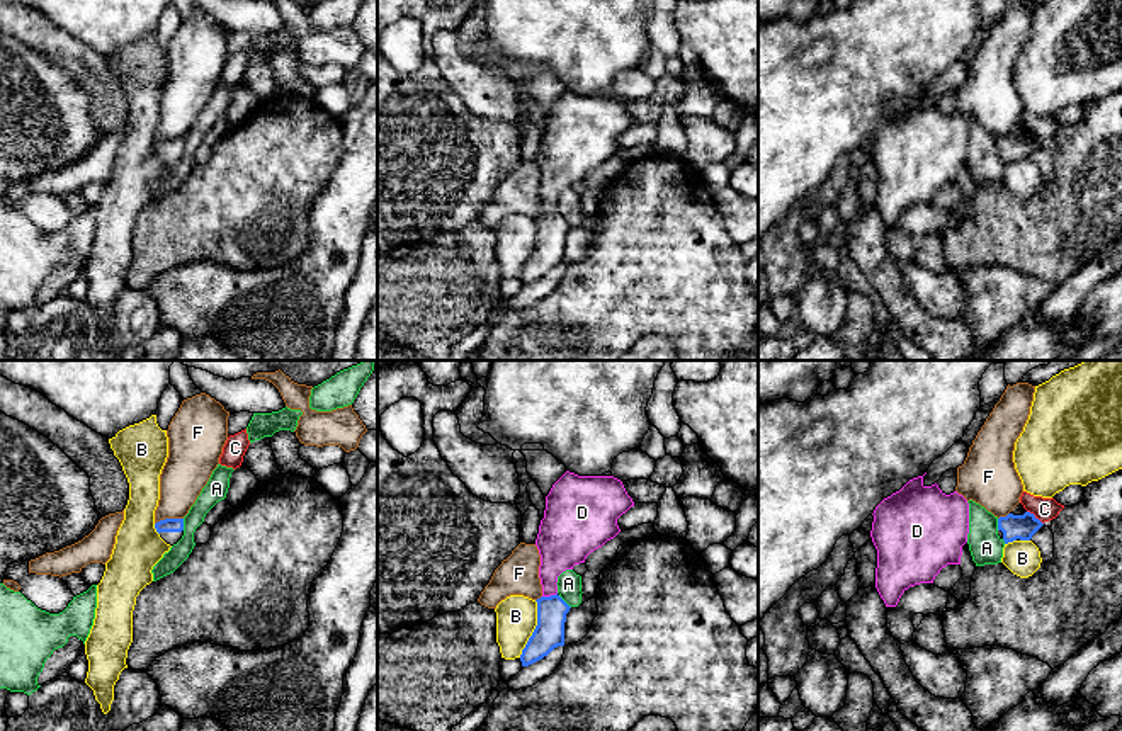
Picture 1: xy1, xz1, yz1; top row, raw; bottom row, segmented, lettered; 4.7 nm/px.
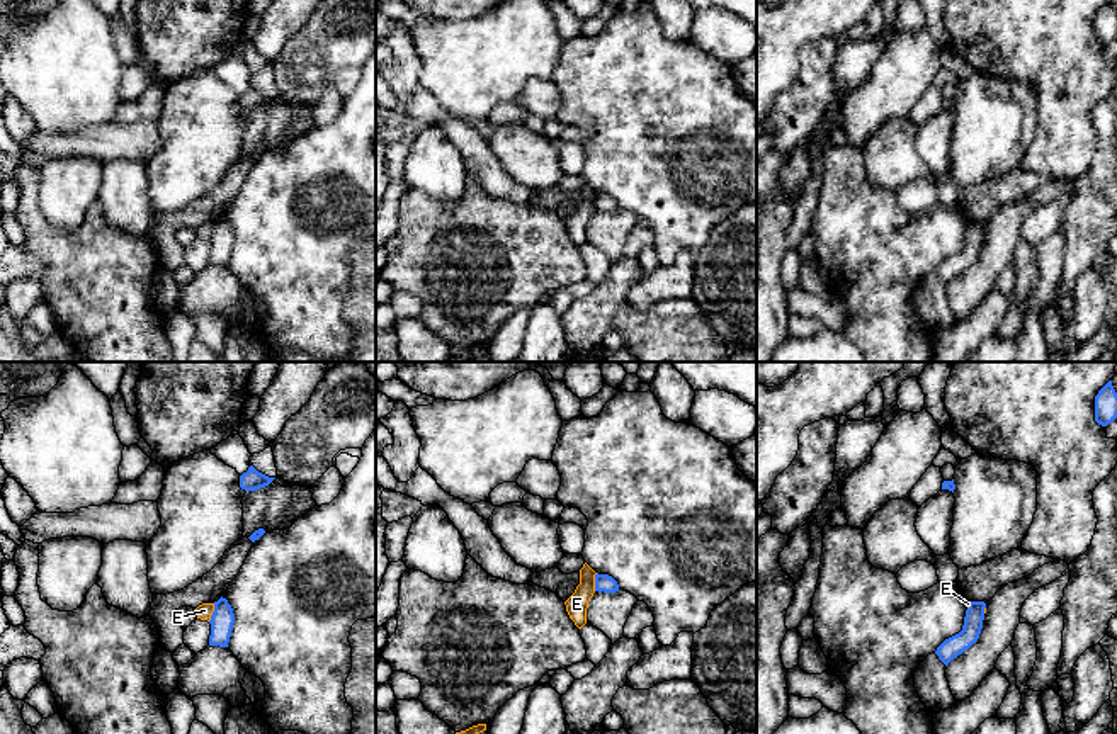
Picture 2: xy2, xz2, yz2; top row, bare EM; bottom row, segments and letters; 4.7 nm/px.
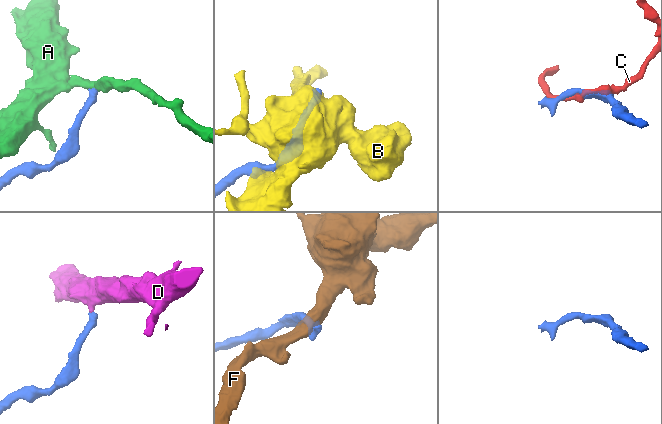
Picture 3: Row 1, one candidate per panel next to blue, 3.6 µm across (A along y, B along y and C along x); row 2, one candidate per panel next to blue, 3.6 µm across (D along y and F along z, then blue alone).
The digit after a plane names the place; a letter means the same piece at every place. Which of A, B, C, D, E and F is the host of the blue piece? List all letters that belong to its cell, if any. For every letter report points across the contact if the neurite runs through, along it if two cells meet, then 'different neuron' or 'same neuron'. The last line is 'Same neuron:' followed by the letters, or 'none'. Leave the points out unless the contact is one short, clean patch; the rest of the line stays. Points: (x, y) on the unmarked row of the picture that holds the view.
A: border xz1 (558, 215), (570, 226); different neuron
B: different neuron
C: different neuron
D: way xz1 (551, 230), (551, 215), (549, 187), (561, 164); same neuron
E: border xy2 (215, 223), (208, 240); different neuron
F: border xy1 (182, 136), (165, 136), (155, 143); different neuron
Same neuron: D

